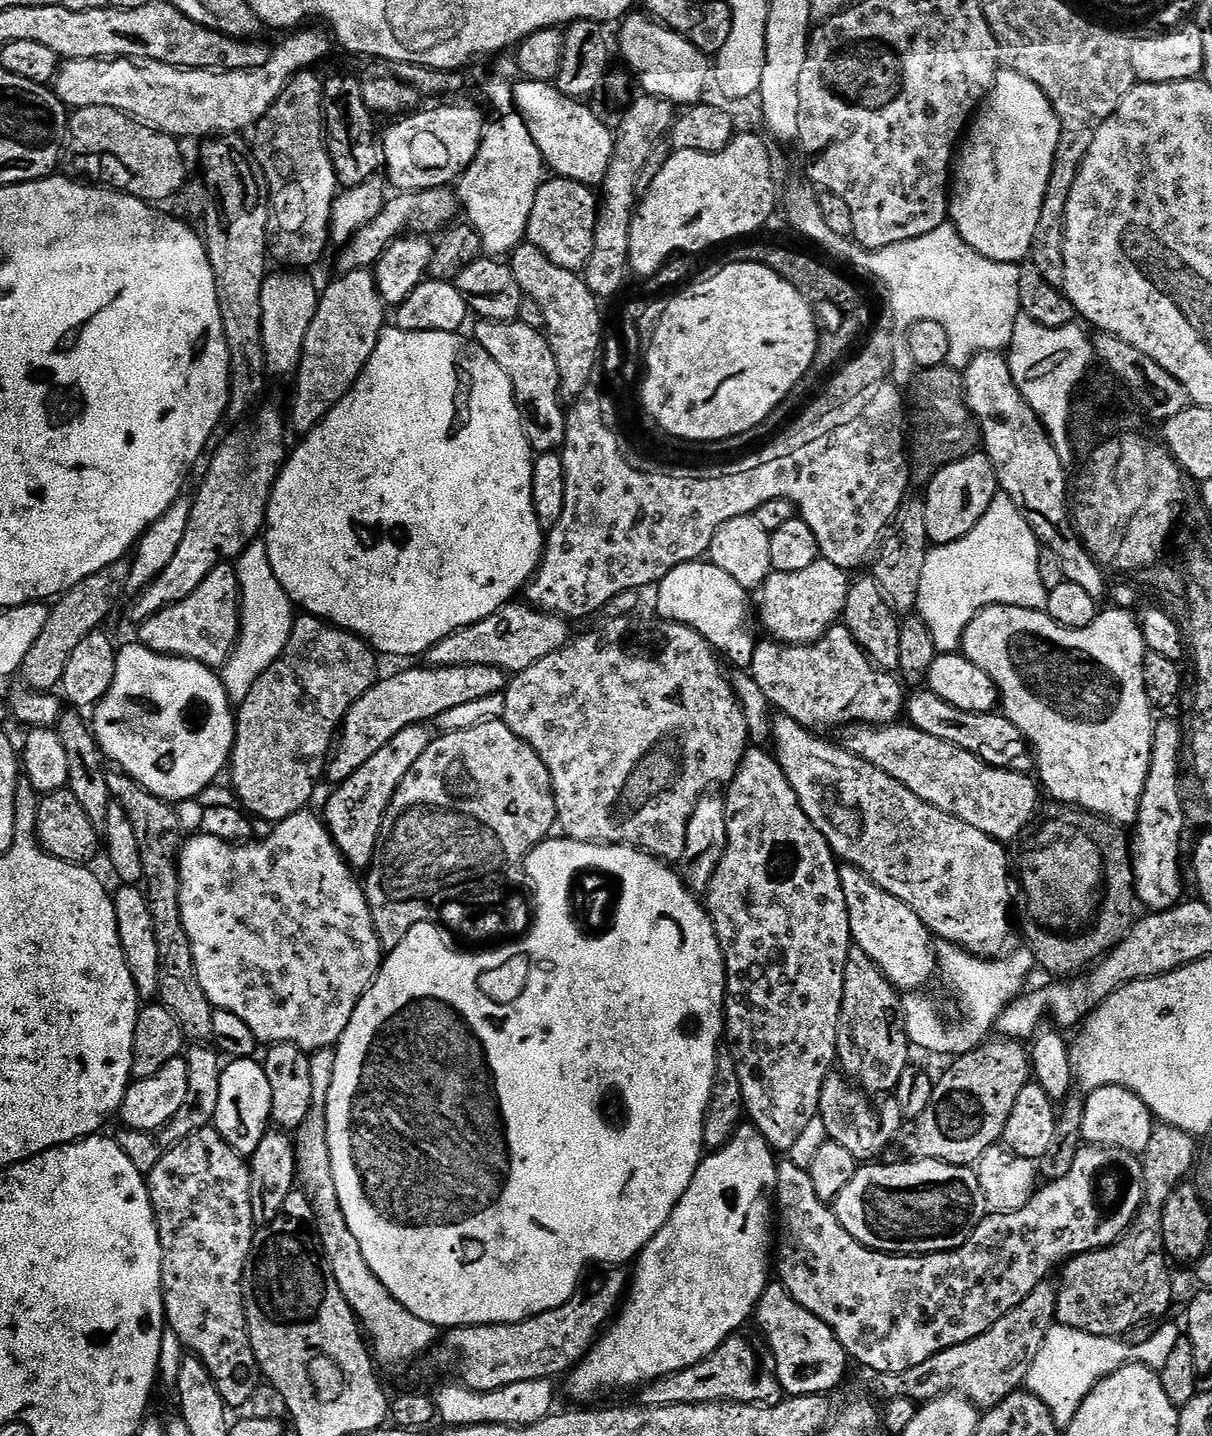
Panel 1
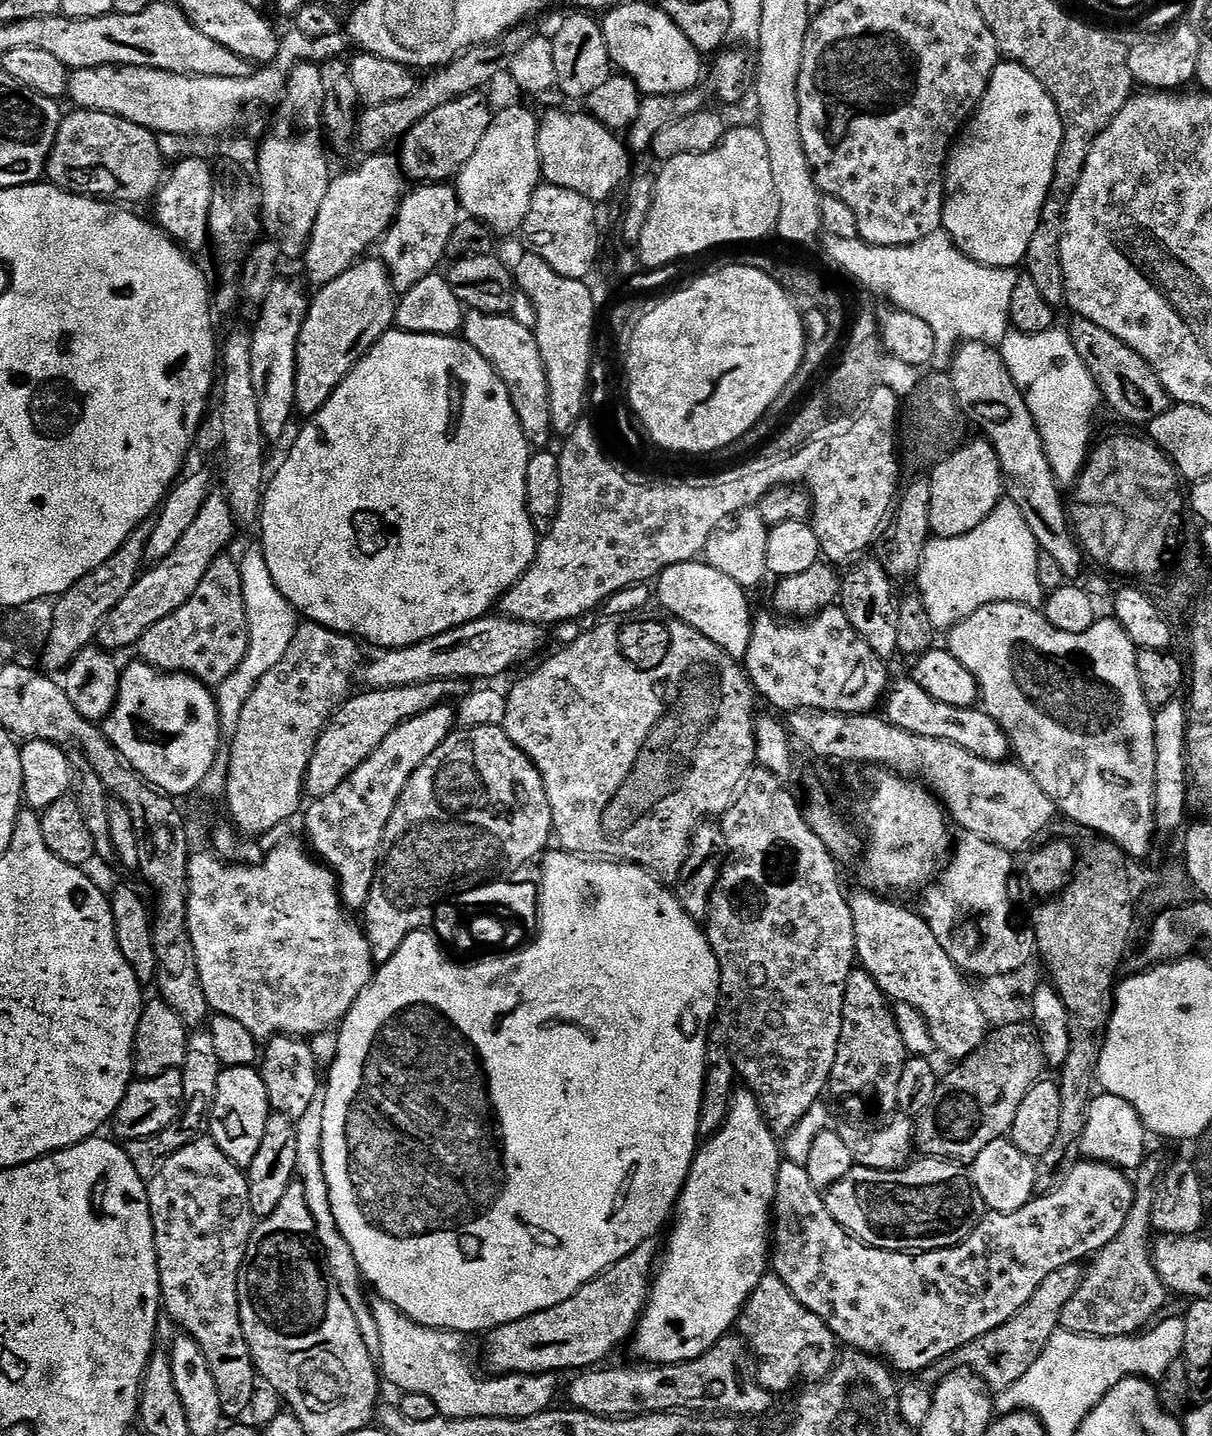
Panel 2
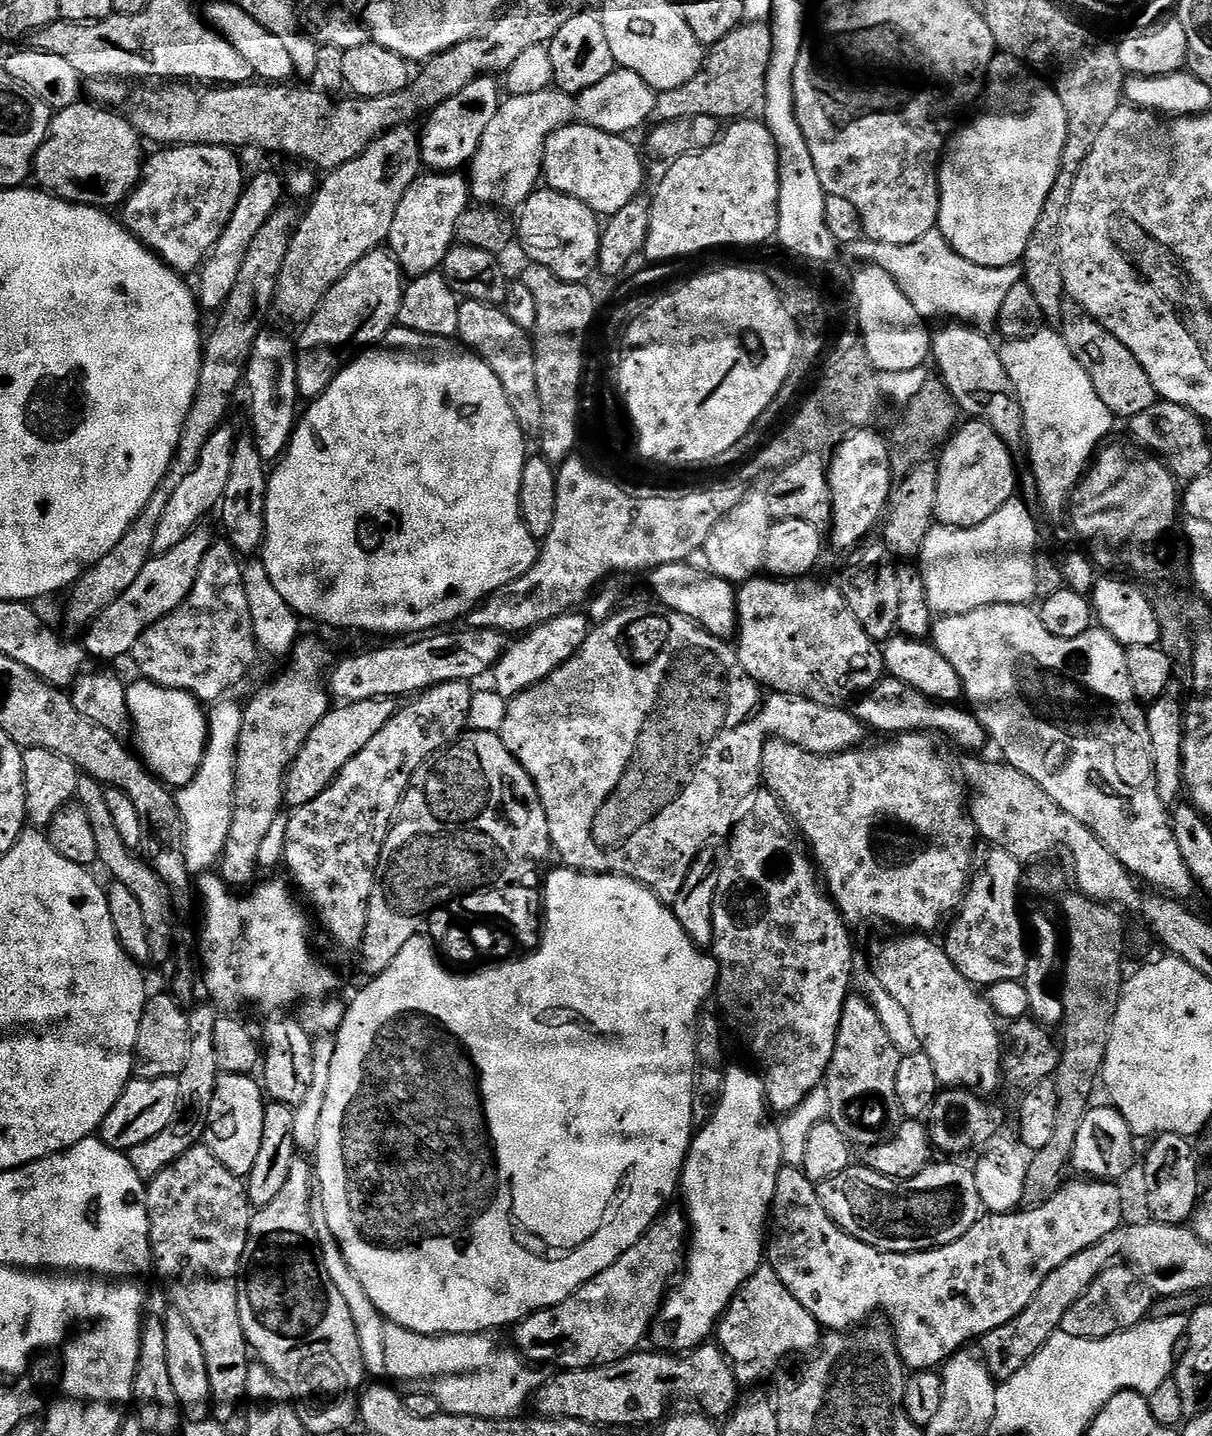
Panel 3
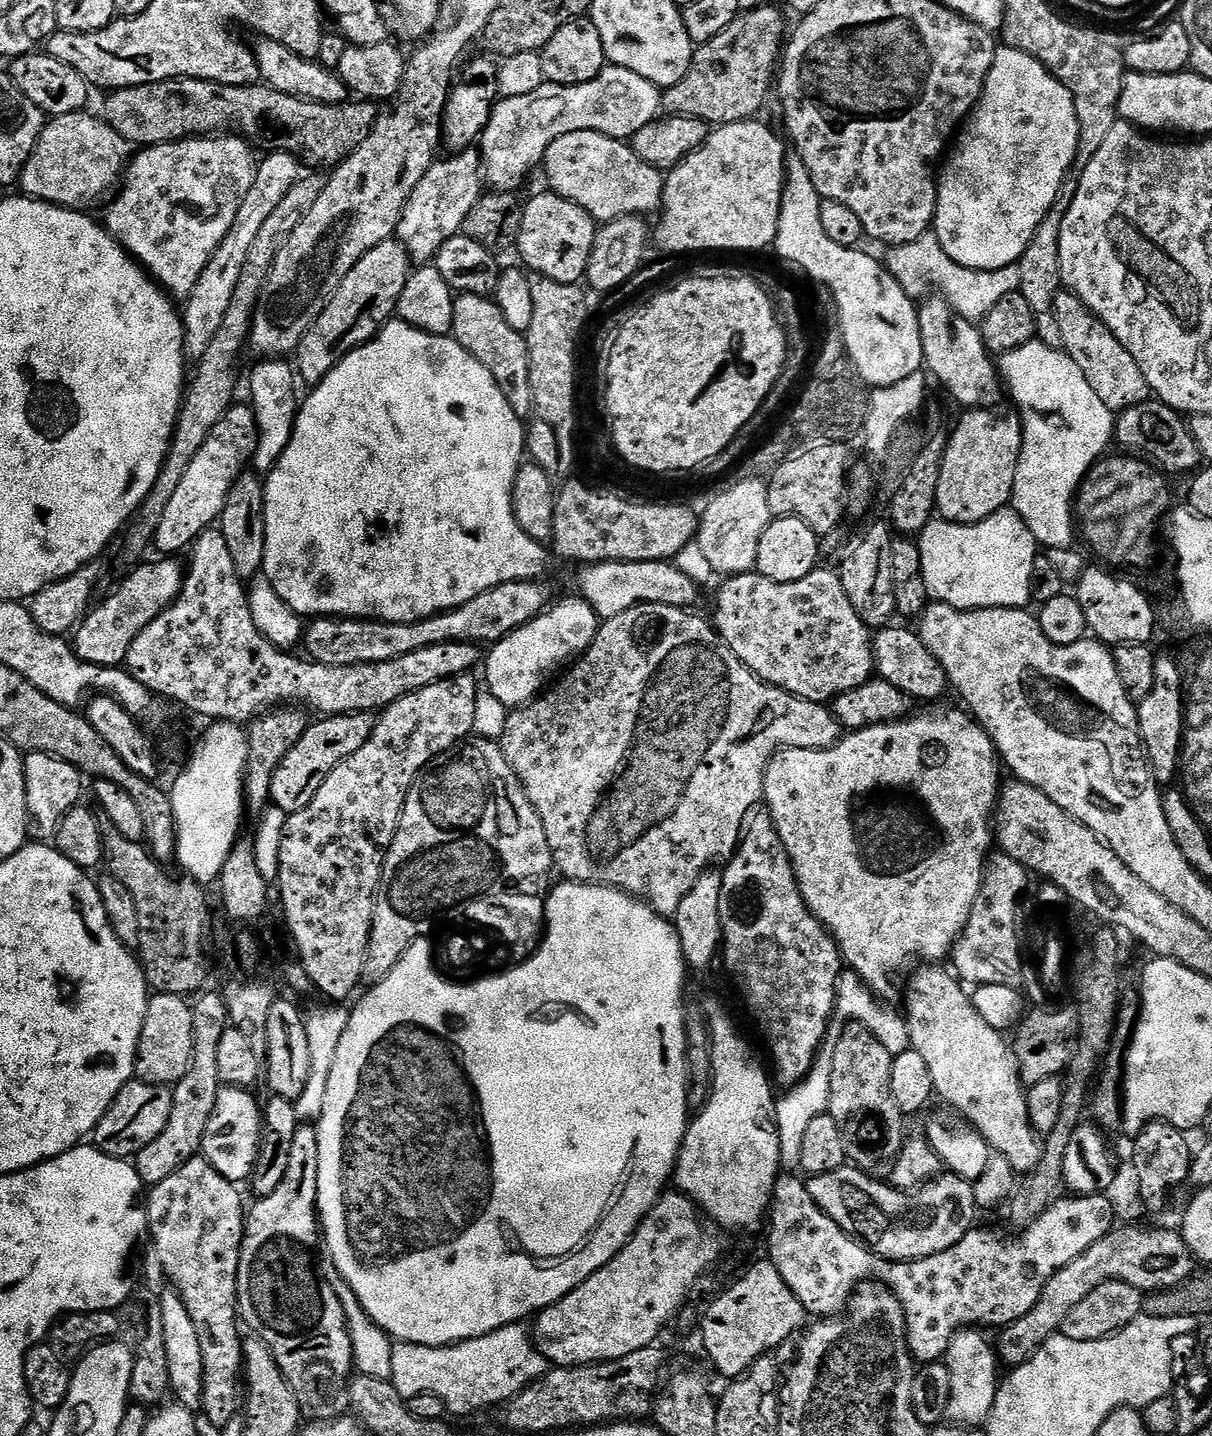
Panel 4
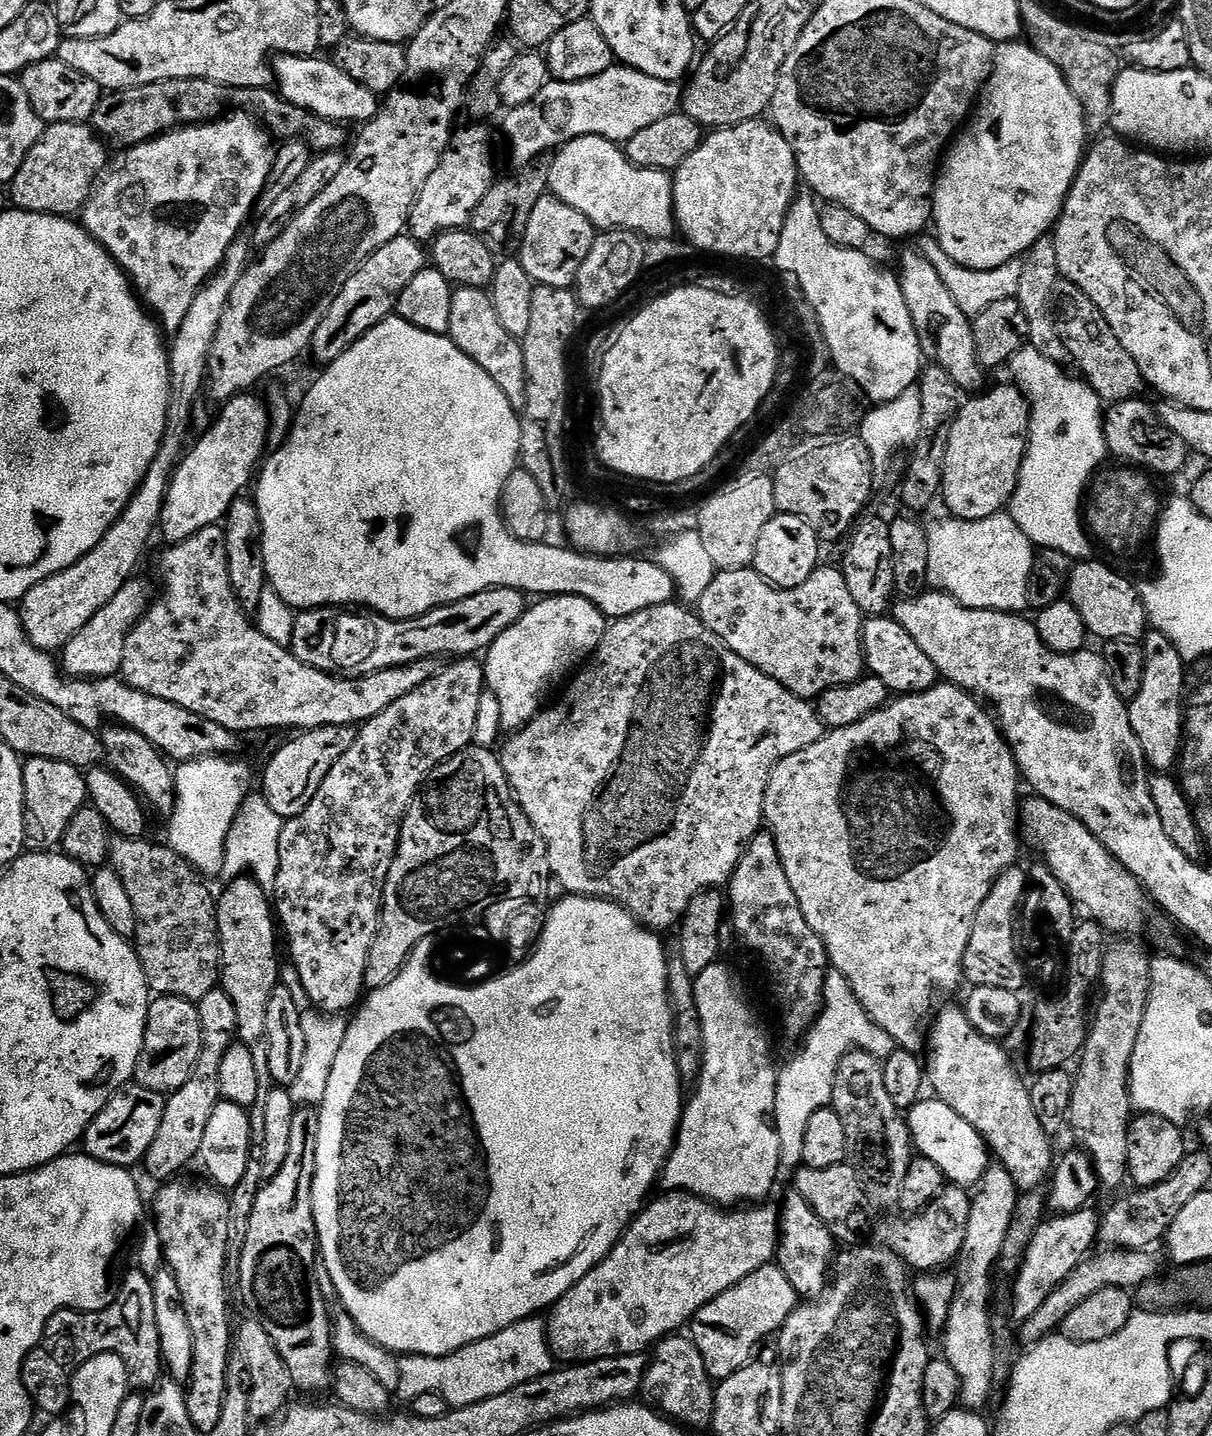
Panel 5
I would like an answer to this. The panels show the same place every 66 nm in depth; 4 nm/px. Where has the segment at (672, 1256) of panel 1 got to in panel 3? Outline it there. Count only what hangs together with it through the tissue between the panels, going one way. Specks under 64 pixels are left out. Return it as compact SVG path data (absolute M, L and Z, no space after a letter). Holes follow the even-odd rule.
M744 1068L725 1071L720 1101L712 1111L712 1117L693 1135L684 1163L679 1187L682 1196L684 1192L683 1207L690 1225L690 1247L686 1252L682 1275L664 1297L664 1304L650 1333L651 1339L656 1339L655 1347L669 1354L691 1352L705 1343L715 1333L720 1317L728 1309L728 1303L736 1297L736 1292L766 1260L766 1229L770 1224L774 1182L778 1182L784 1159L780 1129L774 1120L772 1124L764 1081L755 1071L752 1072Z

